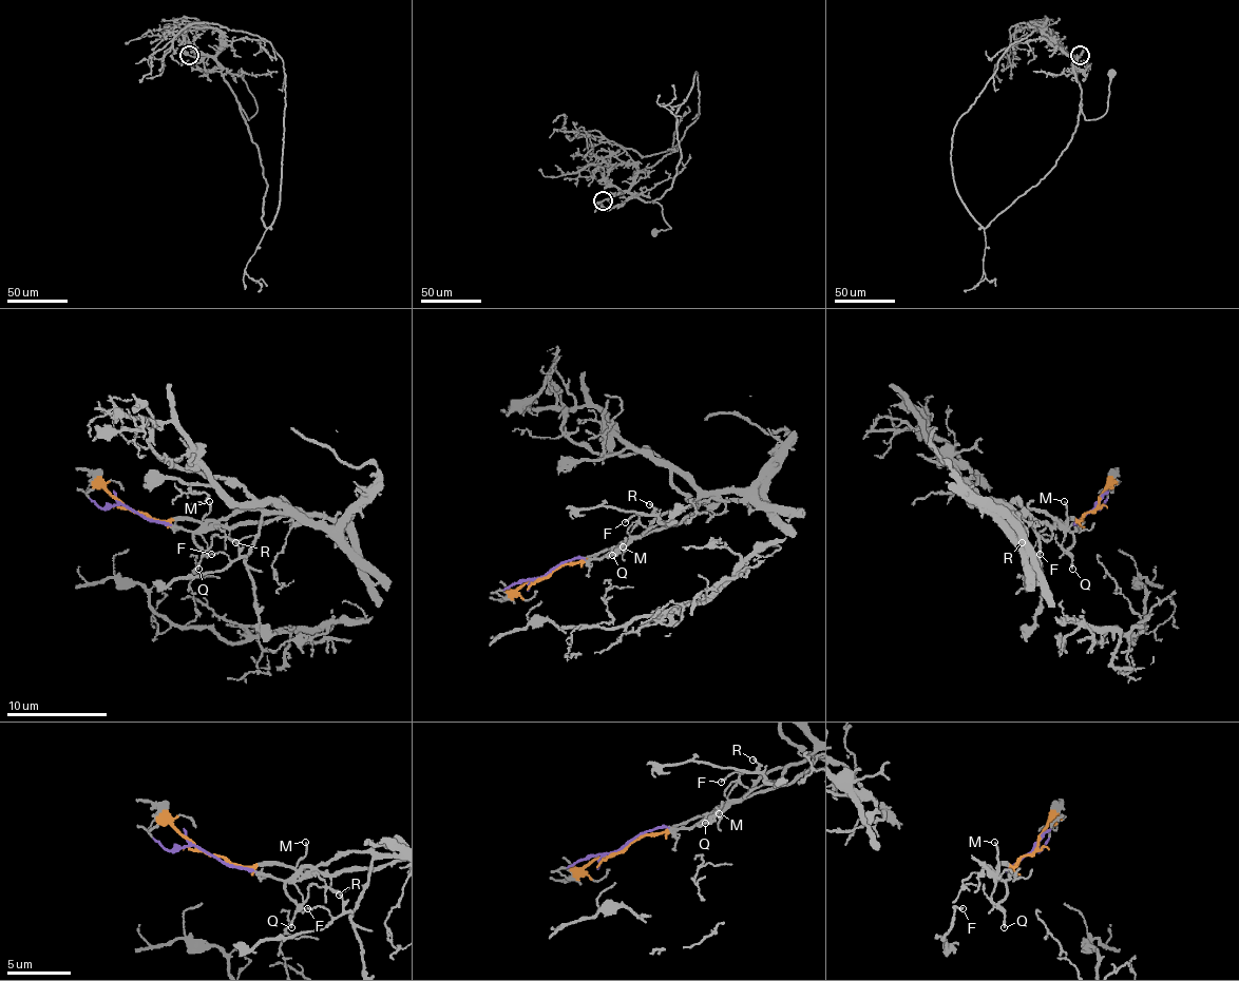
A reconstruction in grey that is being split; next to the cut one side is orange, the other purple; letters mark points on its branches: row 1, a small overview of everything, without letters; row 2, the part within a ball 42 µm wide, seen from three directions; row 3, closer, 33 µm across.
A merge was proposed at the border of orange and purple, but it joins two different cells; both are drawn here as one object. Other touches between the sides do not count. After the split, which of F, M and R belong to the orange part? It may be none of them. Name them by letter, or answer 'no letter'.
F, M, R

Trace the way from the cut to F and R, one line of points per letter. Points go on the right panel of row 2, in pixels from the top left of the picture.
F: (1093, 510), (1066, 524), (1036, 510), (1029, 512), (1039, 546), (1031, 559), (1031, 555), (1039, 555)
R: (1093, 510), (1081, 519), (1064, 524), (1036, 510), (1029, 510), (1039, 552), (1033, 555), (1022, 542)

